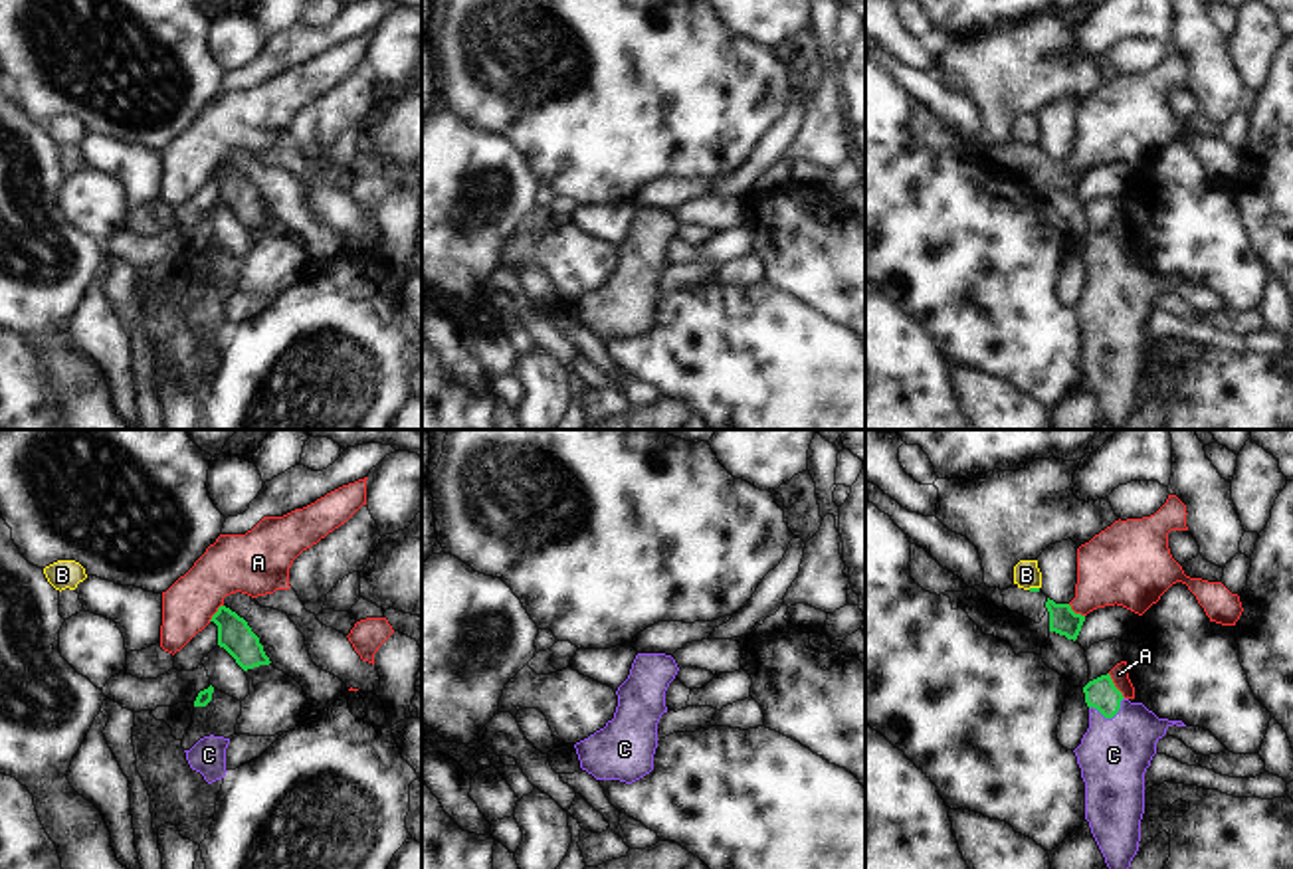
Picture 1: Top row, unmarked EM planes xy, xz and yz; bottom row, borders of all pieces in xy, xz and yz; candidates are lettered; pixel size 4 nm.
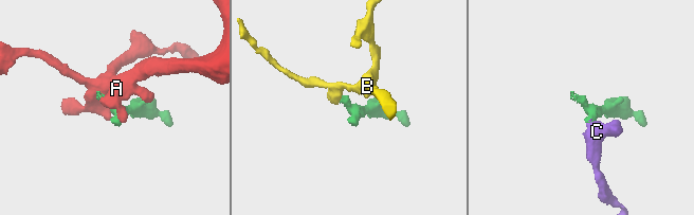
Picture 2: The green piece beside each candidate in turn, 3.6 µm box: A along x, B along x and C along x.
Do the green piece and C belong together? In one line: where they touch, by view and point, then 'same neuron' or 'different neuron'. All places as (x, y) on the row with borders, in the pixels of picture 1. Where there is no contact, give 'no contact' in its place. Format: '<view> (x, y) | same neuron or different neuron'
yz (1109, 717) | same neuron

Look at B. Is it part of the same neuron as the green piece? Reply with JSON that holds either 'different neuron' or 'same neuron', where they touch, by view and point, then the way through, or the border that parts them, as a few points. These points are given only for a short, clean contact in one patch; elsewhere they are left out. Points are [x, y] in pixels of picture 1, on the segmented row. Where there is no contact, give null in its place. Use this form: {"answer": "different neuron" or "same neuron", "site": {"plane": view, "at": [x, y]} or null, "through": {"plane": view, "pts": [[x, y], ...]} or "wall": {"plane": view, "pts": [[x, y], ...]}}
{"answer": "different neuron", "site": {"plane": "yz", "at": [1032, 588]}, "wall": {"plane": "yz", "pts": [[1038, 586], [1028, 588]]}}

